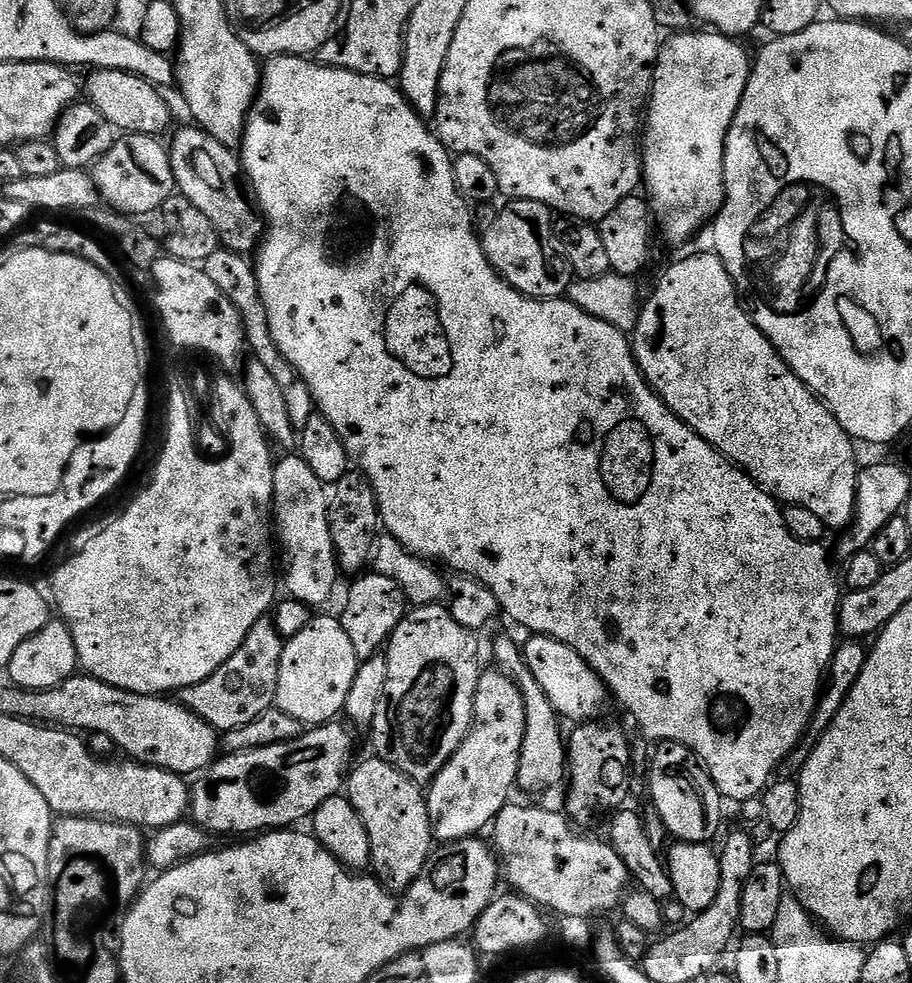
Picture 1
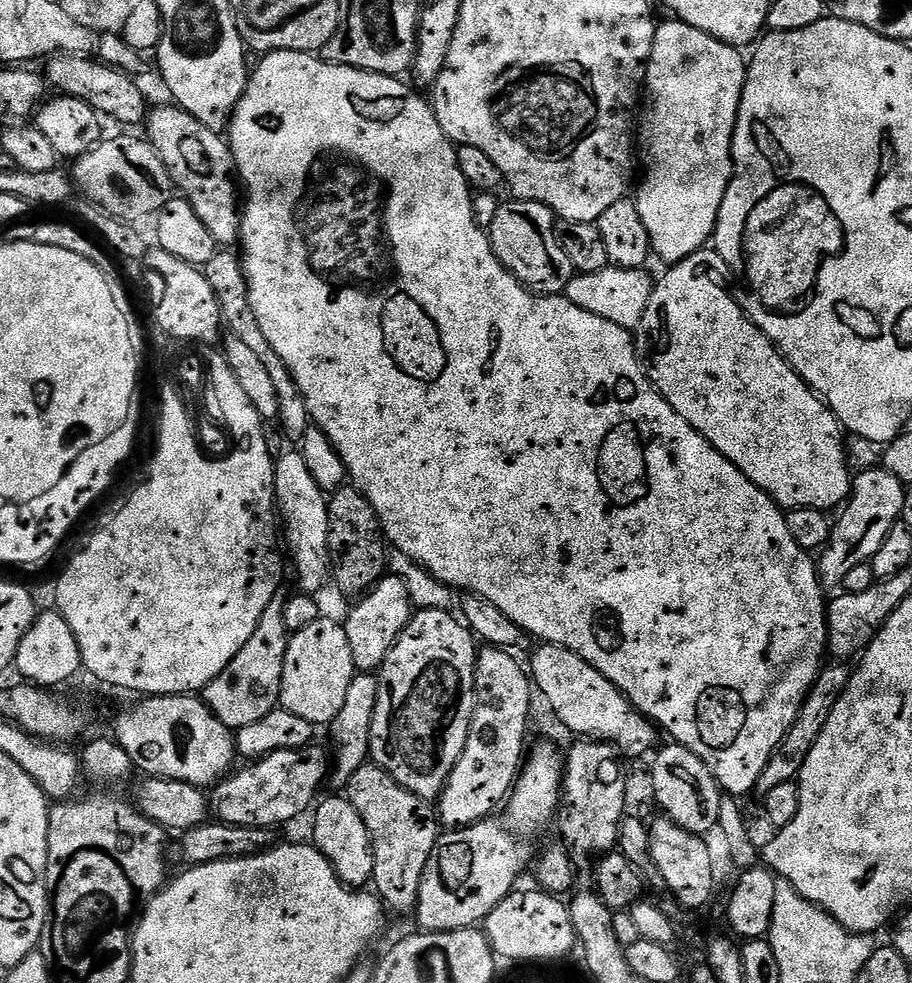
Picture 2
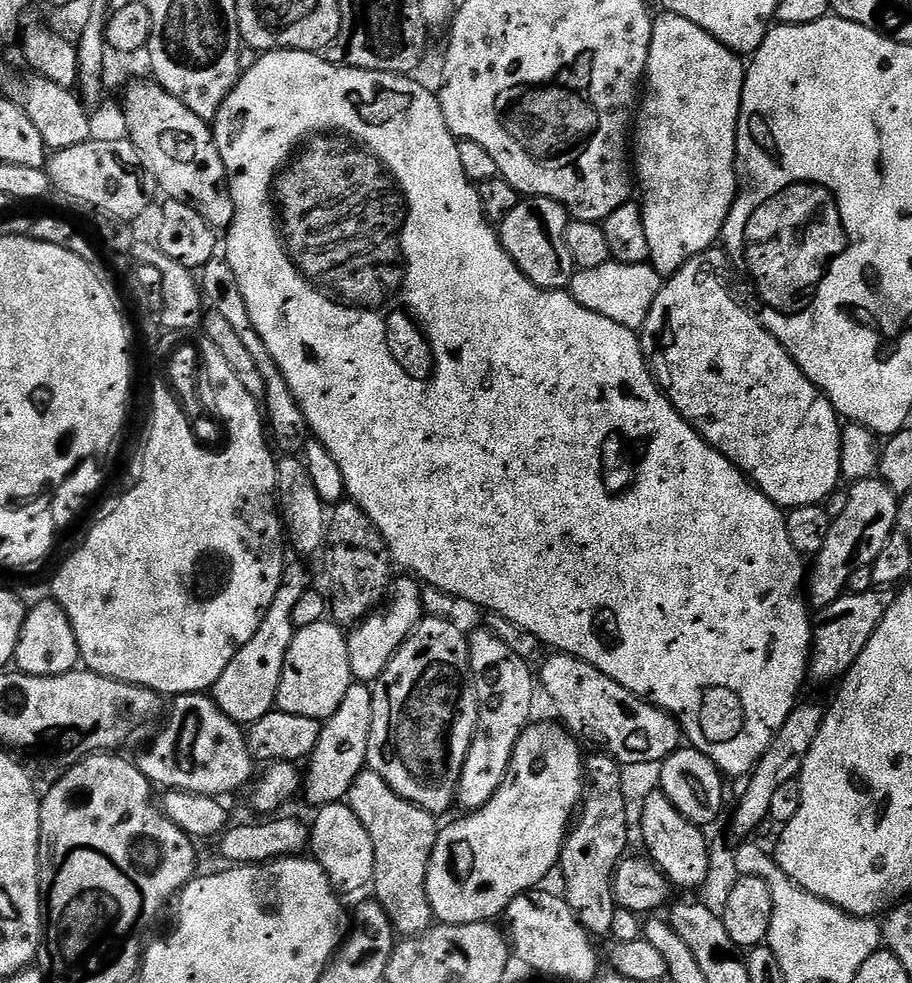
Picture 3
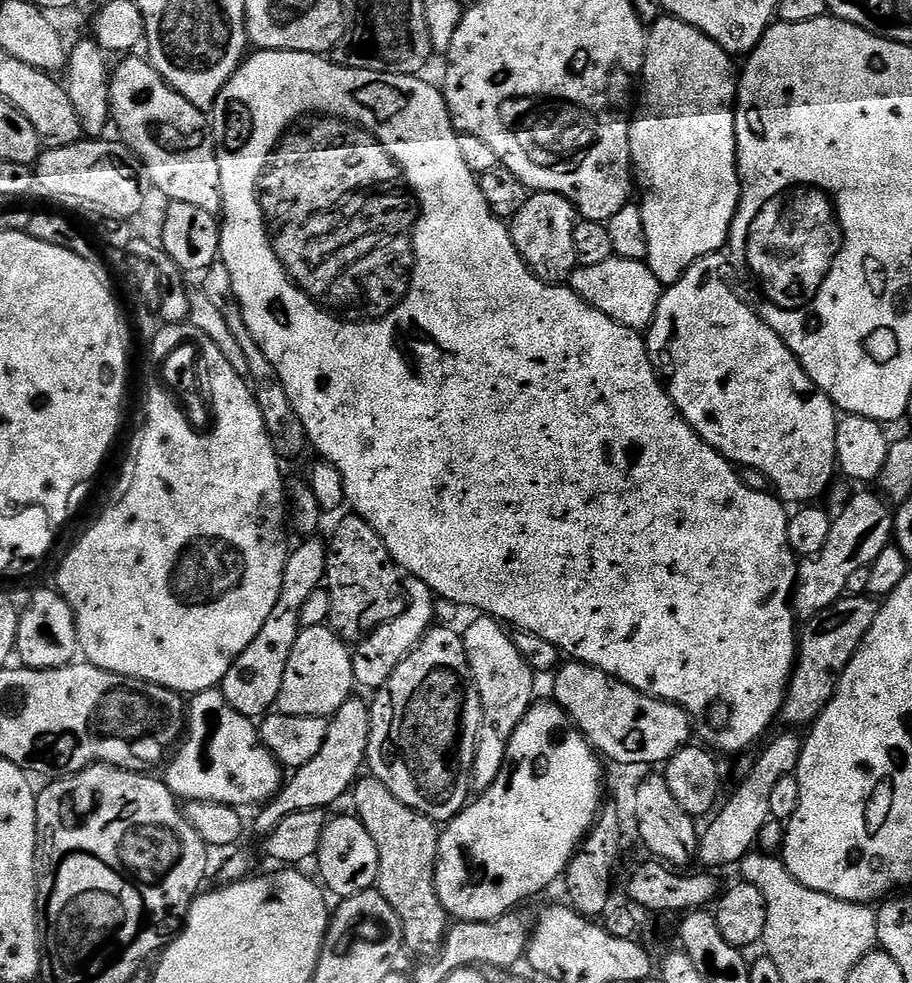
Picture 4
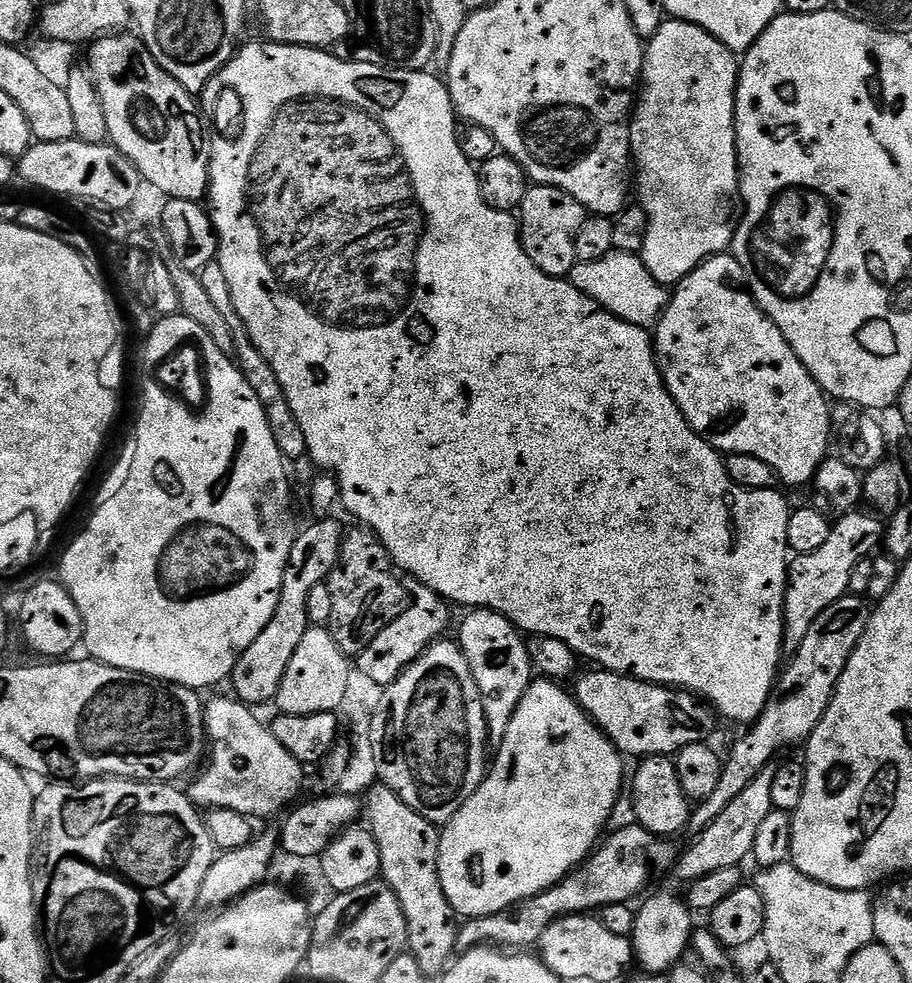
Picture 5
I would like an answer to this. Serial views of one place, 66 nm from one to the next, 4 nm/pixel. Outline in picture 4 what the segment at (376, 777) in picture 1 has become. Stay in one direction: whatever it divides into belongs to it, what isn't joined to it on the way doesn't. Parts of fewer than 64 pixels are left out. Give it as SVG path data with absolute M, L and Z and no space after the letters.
M375 778L357 779L350 800L356 803L360 821L370 830L370 838L378 846L378 878L376 888L394 906L402 926L405 949L420 956L434 958L439 955L444 937L450 927L450 917L438 898L436 889L436 855L440 845L437 825L420 812L398 802L382 782Z

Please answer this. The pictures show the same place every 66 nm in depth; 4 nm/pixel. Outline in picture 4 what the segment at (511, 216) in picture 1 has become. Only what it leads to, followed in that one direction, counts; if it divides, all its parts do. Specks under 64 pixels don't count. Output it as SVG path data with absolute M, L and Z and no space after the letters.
M532 192L524 208L512 217L510 231L514 246L539 280L558 285L571 281L572 274L578 267L574 246L577 223L576 207L565 196L553 192Z

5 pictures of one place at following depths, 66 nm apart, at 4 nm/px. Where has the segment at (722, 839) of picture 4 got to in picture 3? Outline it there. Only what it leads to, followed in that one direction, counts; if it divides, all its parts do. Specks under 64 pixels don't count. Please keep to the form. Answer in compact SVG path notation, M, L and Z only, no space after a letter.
M797 703L795 710L782 722L782 730L774 734L770 746L762 754L762 758L747 777L748 785L736 804L736 813L732 816L732 832L736 838L748 838L755 828L760 828L770 817L770 800L774 793L786 782L797 779L802 770L802 762L806 762L806 754L810 754L810 746L814 746L814 738L818 738L818 730L824 721L825 705Z

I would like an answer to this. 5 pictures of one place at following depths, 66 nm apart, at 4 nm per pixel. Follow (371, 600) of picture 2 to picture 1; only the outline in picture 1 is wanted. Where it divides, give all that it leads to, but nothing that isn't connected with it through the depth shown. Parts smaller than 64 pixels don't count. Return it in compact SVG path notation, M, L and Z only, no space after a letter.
M375 570L357 575L353 580L356 581L348 588L348 597L344 600L344 609L338 612L338 619L342 630L346 630L346 635L350 637L354 654L363 662L377 655L387 645L406 615L406 599L398 582Z

